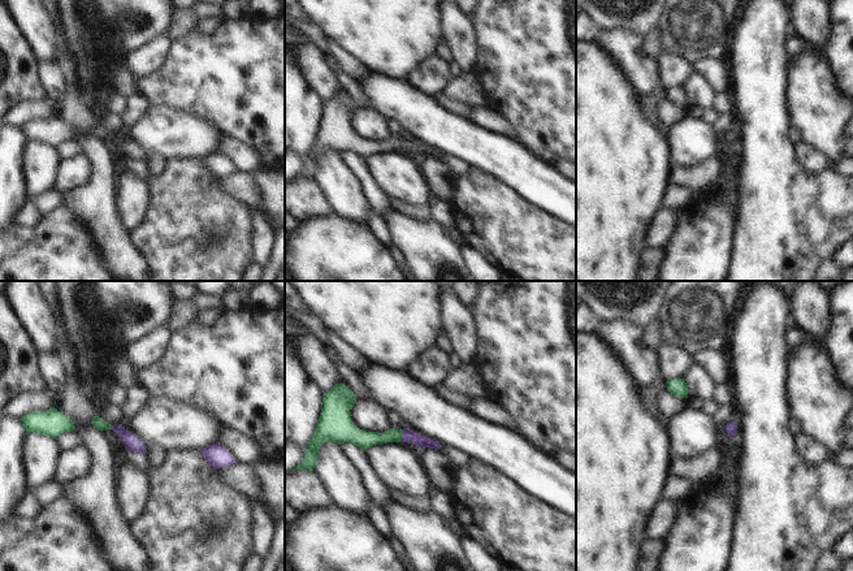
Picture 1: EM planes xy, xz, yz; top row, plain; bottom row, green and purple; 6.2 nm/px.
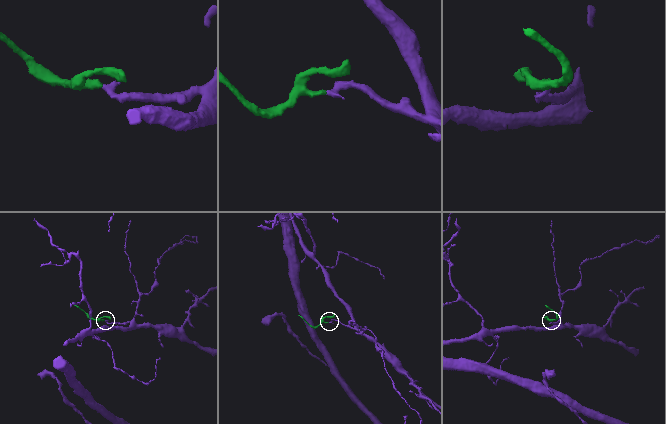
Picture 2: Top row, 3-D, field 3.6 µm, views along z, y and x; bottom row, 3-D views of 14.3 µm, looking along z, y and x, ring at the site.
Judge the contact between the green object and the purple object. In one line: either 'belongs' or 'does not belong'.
belongs

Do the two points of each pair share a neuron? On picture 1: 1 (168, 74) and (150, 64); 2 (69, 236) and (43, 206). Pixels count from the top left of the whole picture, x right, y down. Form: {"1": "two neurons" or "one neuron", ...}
{"1": "two neurons", "2": "two neurons"}

